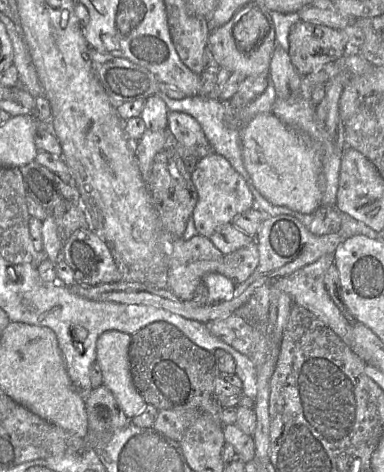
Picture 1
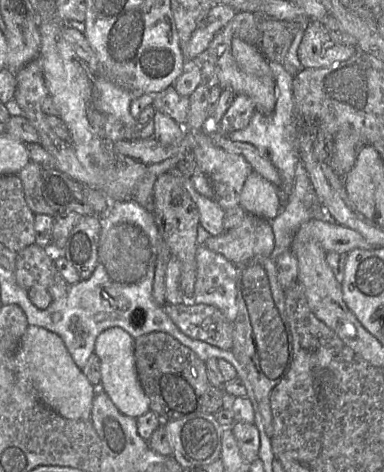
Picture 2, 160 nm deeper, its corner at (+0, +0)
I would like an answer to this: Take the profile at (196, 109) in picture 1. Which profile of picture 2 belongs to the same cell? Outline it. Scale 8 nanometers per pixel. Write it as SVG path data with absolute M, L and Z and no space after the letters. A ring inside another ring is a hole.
M275 66L277 100L273 113L269 116L264 116L255 112L245 128L226 135L233 142L248 143L255 146L276 167L282 179L282 185L277 187L281 204L282 202L288 201L290 191L294 184L295 167L300 160L297 152L295 115L293 112L293 82L293 74L284 66Z

